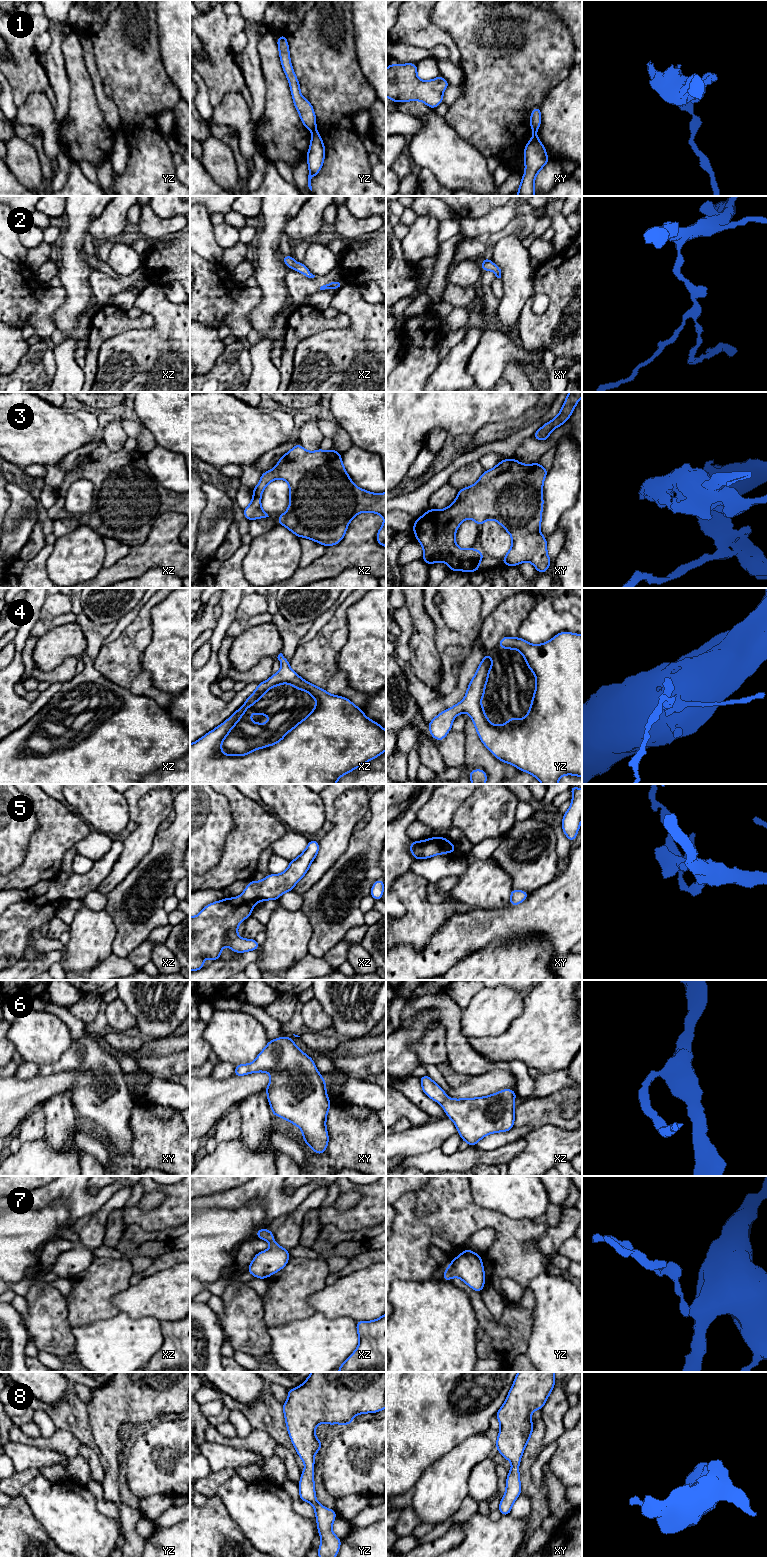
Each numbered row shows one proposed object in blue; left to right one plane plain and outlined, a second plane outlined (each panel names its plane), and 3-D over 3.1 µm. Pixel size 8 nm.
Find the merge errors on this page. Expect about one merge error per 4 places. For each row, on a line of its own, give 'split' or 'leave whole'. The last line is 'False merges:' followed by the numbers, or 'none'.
1: split
2: leave whole
3: leave whole
4: leave whole
5: leave whole
6: leave whole
7: leave whole
8: leave whole
False merges: 1

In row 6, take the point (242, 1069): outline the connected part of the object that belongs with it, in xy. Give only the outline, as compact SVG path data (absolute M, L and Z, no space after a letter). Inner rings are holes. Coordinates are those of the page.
M283 1036L269 1040L252 1063L236 1065L234 1076L240 1077L256 1072L267 1072L271 1075L265 1091L273 1115L298 1126L305 1143L316 1154L324 1153L329 1142L326 1118L331 1103L326 1093L327 1084L318 1072L313 1059L301 1051L292 1039Z

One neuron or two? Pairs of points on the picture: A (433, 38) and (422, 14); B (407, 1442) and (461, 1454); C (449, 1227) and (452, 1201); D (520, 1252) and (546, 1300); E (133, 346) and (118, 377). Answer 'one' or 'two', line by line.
A: one
B: two
C: one
D: two
E: one

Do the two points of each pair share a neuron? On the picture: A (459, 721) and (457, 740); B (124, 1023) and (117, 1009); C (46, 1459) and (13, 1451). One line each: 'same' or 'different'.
A: different
B: same
C: same

